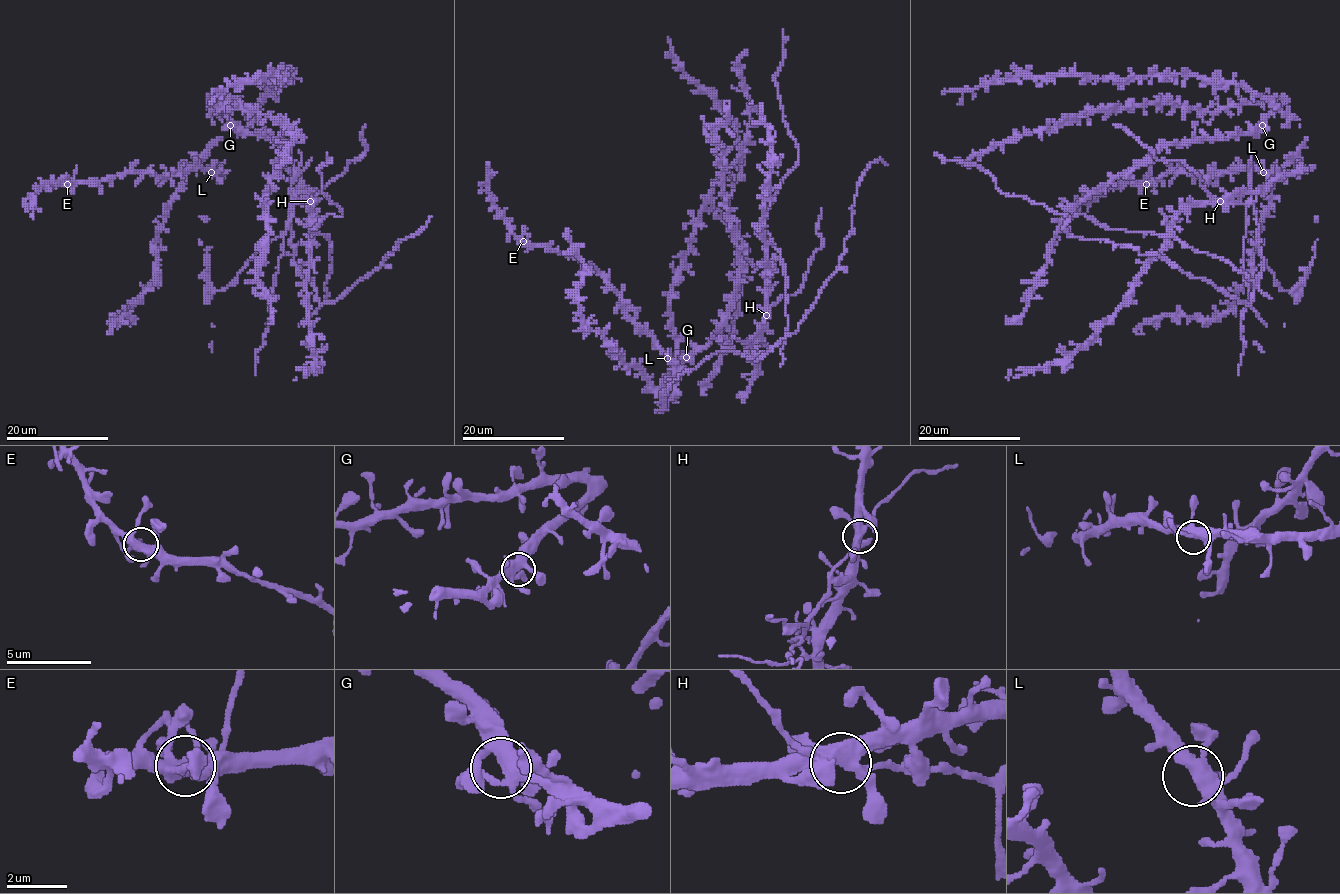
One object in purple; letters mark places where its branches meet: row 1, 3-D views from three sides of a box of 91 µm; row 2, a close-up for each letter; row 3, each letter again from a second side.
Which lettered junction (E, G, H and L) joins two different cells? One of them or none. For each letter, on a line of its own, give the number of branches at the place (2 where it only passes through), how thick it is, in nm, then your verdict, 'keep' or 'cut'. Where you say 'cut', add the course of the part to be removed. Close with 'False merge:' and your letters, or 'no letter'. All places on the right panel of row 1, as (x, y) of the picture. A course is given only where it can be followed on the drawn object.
E: branches 6; calibre 440 nm; keep
G: branches 6; calibre 440 nm; keep
H: branches 7; calibre 440 nm; cut; course (1220, 202), (1239, 202), (1247, 207), (1243, 273), (1249, 304), (1241, 320), (1244, 351), (1238, 374)
L: branches 6; calibre 440 nm; keep
False merge: H

